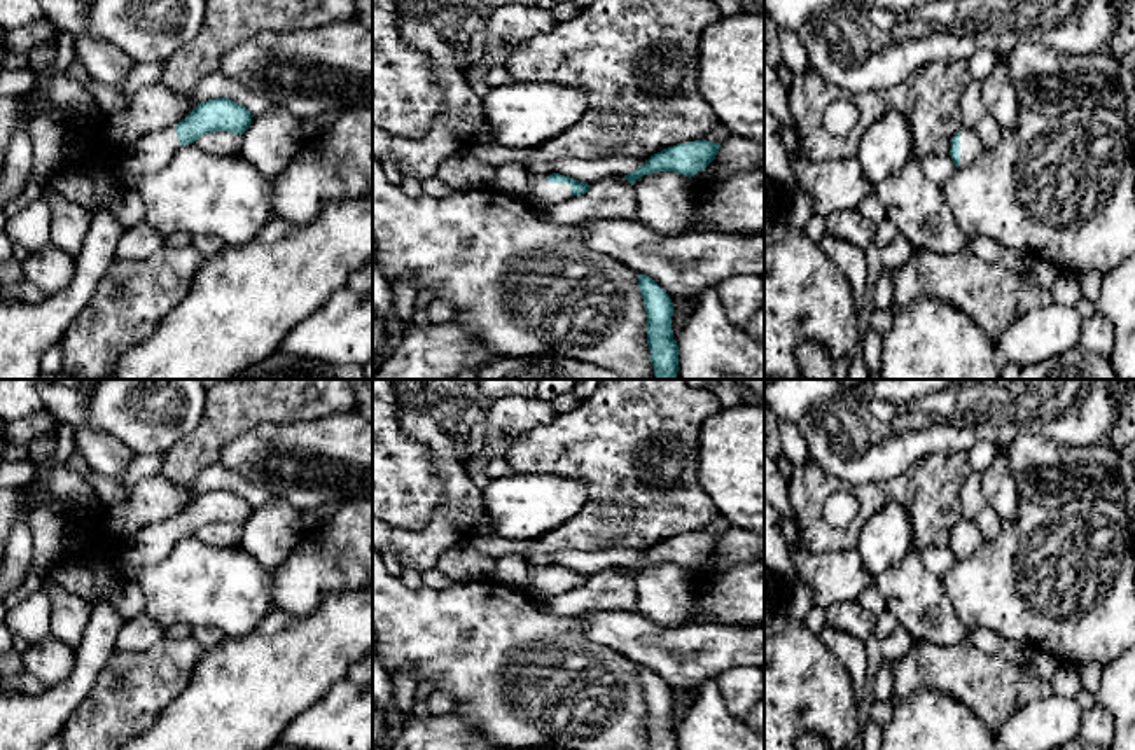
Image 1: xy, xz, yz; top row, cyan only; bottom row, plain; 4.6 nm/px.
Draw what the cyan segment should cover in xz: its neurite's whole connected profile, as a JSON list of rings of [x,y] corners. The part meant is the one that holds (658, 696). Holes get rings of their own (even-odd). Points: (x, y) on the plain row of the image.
[[[638,666],[638,678],[647,705],[651,750],[679,750],[679,738],[672,722],[673,694],[670,687],[647,666]]]

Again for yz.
[[[960,519],[960,523],[950,531],[955,559],[967,559],[978,545],[985,540],[972,519]]]

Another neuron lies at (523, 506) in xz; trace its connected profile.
[[[514,472],[483,490],[493,533],[507,540],[537,540],[572,519],[588,500],[584,481],[563,476]]]

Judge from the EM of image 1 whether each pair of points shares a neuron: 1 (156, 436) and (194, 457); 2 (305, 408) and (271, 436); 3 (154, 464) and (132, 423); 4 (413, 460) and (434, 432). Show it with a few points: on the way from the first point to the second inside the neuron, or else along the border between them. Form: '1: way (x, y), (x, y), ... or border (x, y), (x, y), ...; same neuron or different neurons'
1: border (201, 416), (193, 430), (163, 451); different neurons
2: border (326, 416), (306, 422), (259, 423), (245, 432); different neurons
3: border (163, 451), (135, 455); different neurons
4: border (397, 415), (399, 425), (438, 457); different neurons

